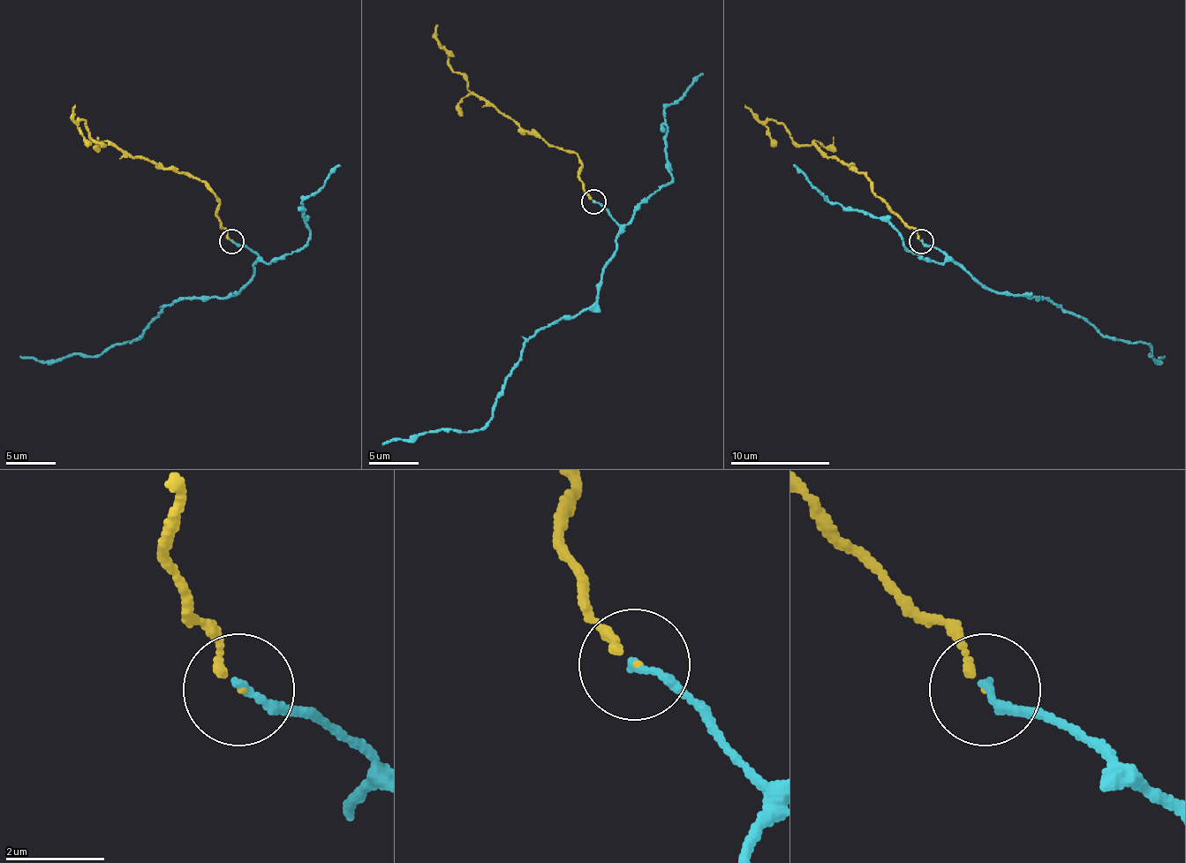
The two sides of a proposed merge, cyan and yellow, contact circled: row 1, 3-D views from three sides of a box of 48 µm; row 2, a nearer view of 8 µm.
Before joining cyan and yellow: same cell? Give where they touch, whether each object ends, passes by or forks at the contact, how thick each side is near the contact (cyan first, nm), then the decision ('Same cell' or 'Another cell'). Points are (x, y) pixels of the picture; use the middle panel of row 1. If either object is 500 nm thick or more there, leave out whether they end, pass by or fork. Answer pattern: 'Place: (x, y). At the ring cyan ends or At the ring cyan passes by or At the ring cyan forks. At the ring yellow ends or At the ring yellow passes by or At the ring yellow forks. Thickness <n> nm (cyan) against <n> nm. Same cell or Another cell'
Place: (593, 201). At the ring cyan ends. At the ring yellow ends. Thickness 170 nm (cyan) against 140 nm. Same cell

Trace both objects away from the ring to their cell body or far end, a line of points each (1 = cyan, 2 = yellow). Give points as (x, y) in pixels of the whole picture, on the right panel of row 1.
1: (922, 242), (986, 287), (1051, 299), (1106, 336), (1148, 344), (1150, 356), (1160, 361), (1165, 356)
2: (922, 242), (855, 168), (815, 145), (797, 145), (788, 130), (770, 120), (773, 147)

